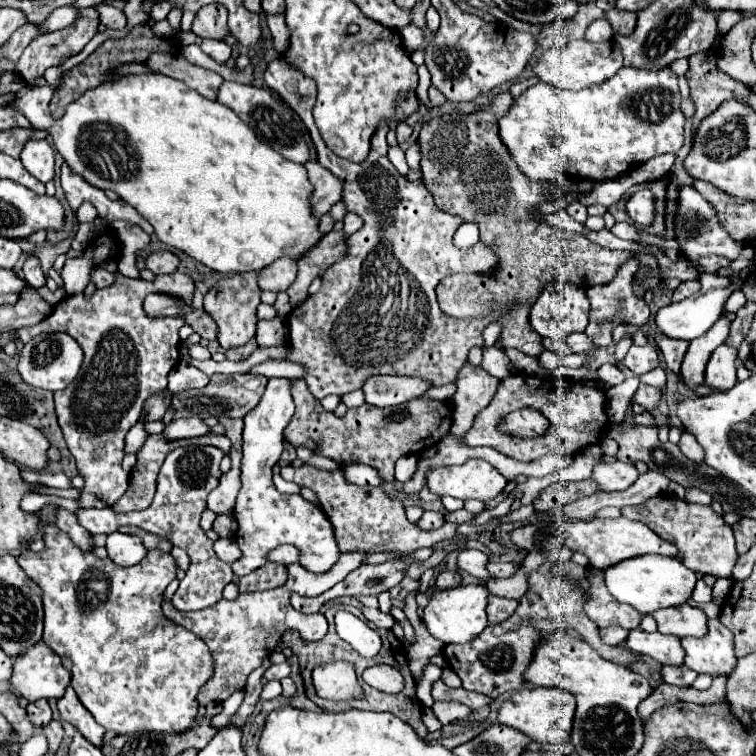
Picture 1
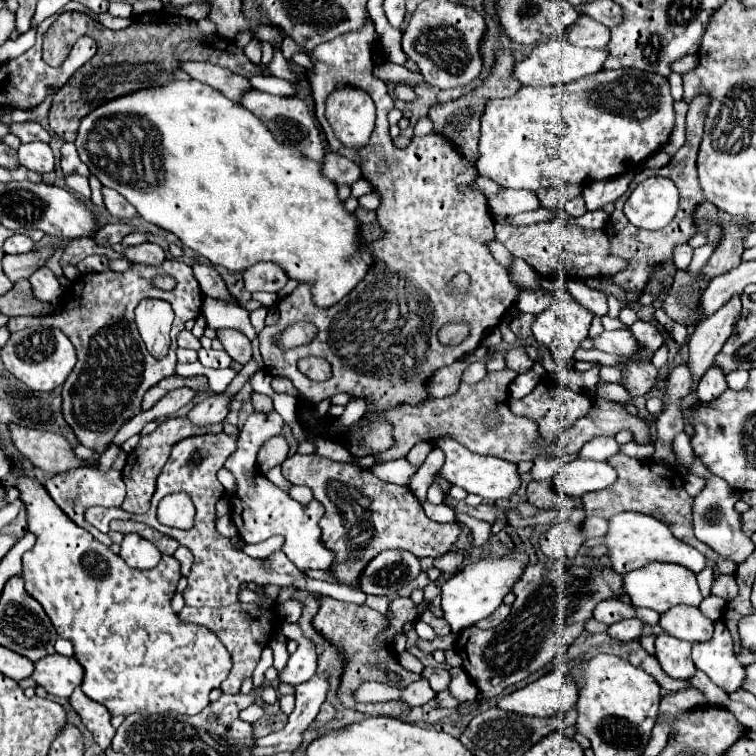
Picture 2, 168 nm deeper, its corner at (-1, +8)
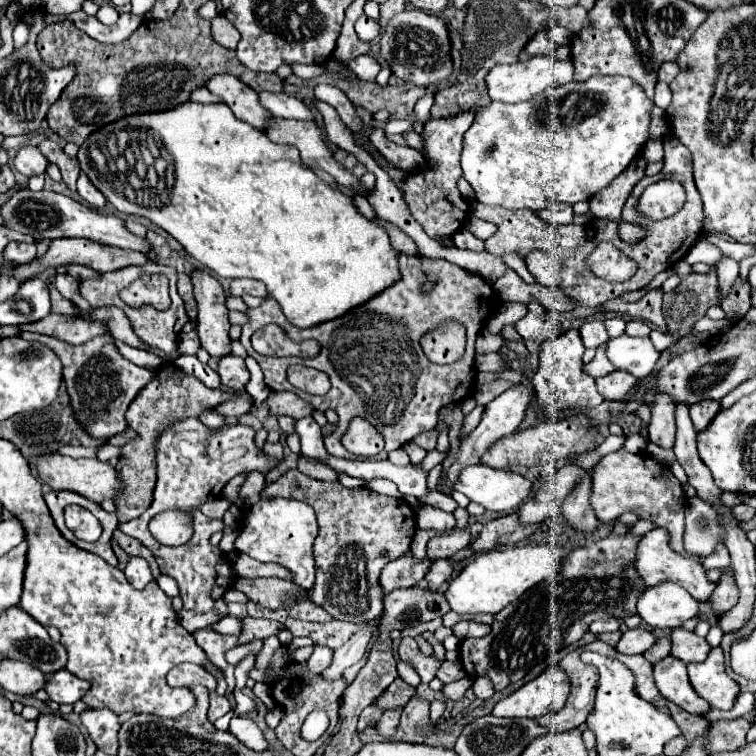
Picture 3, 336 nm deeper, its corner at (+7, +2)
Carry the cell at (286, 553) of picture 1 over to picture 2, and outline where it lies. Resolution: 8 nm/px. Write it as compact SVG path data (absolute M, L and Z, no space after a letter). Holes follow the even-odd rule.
M271 537L267 541L261 541L261 543L255 543L255 545L243 545L241 551L247 553L249 557L263 559L263 557L269 557L271 553L279 551L281 545L283 545L283 537Z

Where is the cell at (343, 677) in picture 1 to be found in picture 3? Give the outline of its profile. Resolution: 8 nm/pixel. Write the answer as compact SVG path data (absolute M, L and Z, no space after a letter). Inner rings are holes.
M401 707L385 711L385 713L383 713L383 717L379 719L379 723L377 723L377 729L381 731L381 735L383 735L385 739L393 739L395 727L399 725L399 715L401 715Z

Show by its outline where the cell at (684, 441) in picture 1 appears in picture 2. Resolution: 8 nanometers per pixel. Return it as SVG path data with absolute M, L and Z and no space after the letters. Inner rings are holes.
M695 457L691 473L707 479L707 487L695 497L695 503L693 503L693 531L695 531L695 537L699 541L703 541L705 545L709 545L711 549L715 549L715 553L719 553L723 559L729 559L735 565L741 565L755 549L753 541L749 537L745 537L745 533L743 533L741 515L735 511L735 503L739 501L741 493L731 489L727 485L727 481L707 473L707 469L699 461L699 457Z

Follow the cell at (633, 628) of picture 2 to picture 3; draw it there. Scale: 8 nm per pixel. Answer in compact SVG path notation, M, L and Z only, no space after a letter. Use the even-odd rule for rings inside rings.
M641 627L627 629L627 631L623 631L623 635L621 635L621 639L619 639L615 649L619 653L629 653L629 655L643 653L643 651L647 651L655 643L655 639L657 637L651 631L645 631Z

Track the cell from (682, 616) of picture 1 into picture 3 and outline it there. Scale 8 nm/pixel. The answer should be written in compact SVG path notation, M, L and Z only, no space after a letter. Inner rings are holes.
M677 627L675 631L671 631L671 655L685 661L685 663L693 663L693 661L703 661L709 653L709 643L705 641L705 637L695 635L693 631L687 631L683 627Z

